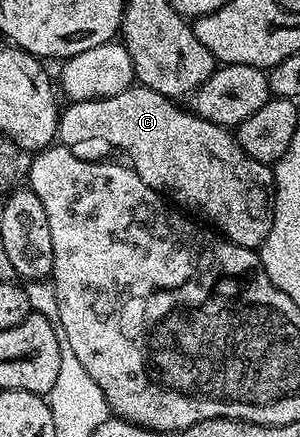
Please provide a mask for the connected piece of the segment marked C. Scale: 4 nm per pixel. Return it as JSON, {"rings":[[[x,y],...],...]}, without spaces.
{"rings":[[[132,85],[127,91],[112,97],[71,102],[66,106],[61,108],[58,117],[56,139],[76,157],[106,161],[111,158],[110,150],[123,151],[126,154],[125,162],[138,174],[140,181],[144,181],[144,185],[151,187],[171,204],[205,221],[236,245],[261,248],[274,220],[274,172],[271,164],[261,163],[241,153],[226,155],[222,159],[223,127],[212,121],[204,121],[204,117],[179,105],[169,95],[161,95],[141,85]]]}

